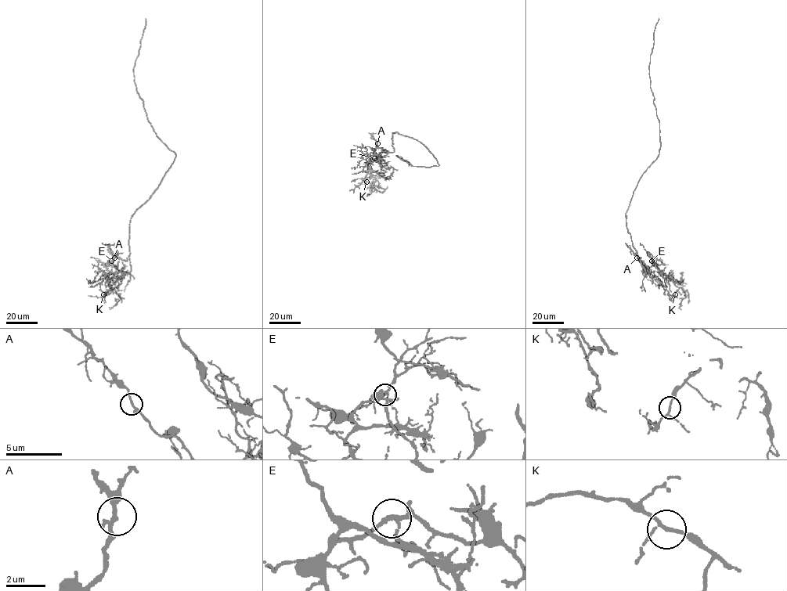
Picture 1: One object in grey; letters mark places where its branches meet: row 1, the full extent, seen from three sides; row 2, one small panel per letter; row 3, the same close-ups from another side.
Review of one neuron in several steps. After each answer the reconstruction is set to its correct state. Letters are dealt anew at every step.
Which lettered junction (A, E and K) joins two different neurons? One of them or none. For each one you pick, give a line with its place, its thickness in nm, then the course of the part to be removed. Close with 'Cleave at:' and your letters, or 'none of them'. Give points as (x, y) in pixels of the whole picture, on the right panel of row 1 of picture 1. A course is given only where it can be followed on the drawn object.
Cleave at: none of them

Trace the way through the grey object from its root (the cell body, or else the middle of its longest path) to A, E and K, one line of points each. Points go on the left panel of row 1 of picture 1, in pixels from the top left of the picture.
A: (155, 190), (131, 218), (128, 242), (130, 272), (117, 272), (112, 263), (114, 257)
E: (155, 190), (131, 218), (128, 242), (130, 272), (110, 272), (106, 267), (111, 261)
K: (155, 190), (131, 218), (131, 270), (128, 273), (105, 274), (103, 271), (113, 282), (103, 294)

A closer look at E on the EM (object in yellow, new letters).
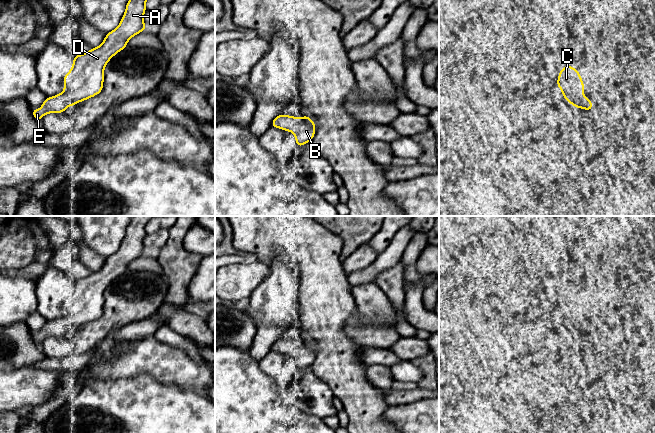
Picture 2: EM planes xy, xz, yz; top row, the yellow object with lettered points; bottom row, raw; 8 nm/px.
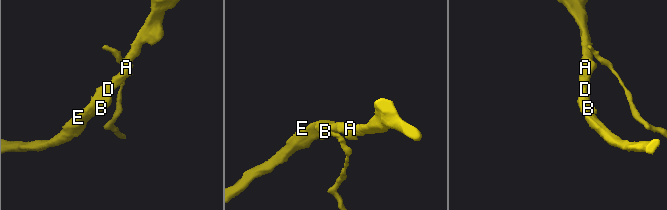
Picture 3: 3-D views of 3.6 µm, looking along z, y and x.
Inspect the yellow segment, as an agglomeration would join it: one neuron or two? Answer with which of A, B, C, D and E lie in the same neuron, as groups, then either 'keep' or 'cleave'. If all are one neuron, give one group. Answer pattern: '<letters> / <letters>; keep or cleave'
A B C D E; keep

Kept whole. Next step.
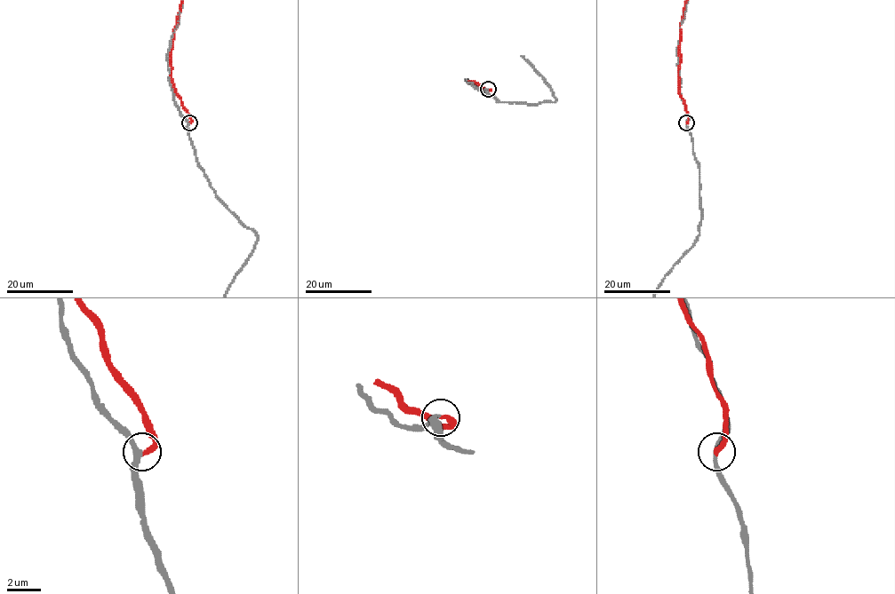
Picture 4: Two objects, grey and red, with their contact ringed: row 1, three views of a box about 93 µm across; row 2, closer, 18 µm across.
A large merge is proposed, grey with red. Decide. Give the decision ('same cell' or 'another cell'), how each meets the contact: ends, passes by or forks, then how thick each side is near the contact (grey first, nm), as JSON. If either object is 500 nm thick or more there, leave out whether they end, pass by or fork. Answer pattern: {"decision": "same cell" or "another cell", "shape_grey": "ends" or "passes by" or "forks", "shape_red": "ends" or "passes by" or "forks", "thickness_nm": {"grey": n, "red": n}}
{"decision": "another cell", "shape_grey": "passes by", "shape_red": "ends", "thickness_nm": {"grey": 280, "red": 320}}

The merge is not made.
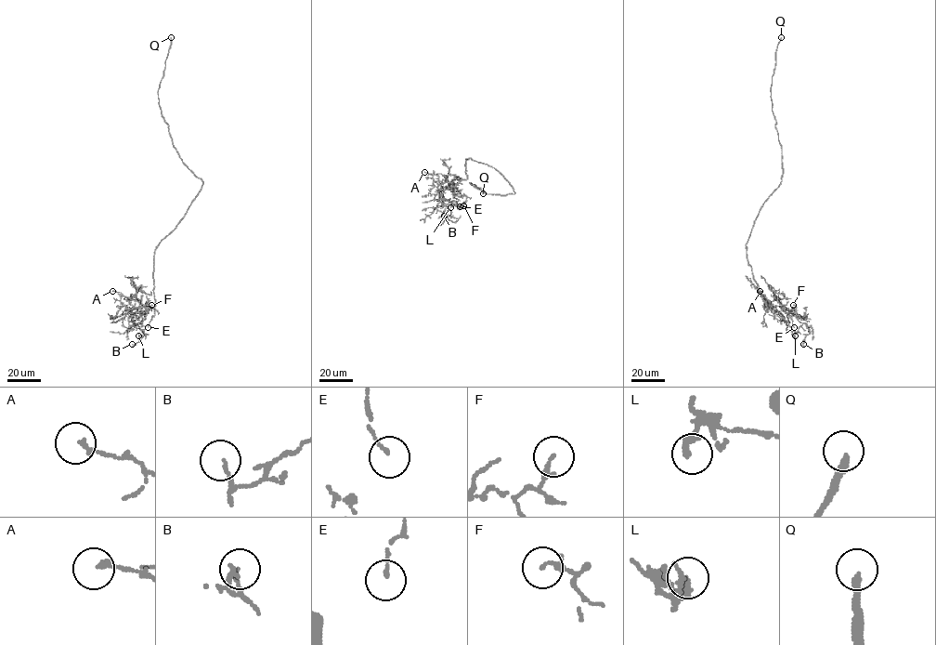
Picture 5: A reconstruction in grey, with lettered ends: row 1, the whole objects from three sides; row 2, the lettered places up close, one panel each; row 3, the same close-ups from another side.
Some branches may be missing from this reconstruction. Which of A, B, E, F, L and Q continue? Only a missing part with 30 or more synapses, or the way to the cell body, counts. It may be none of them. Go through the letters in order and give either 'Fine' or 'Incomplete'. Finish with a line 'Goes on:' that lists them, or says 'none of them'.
A: Fine
B: Fine
E: Fine
F: Fine
L: Fine
Q: Incomplete
Goes on: Q

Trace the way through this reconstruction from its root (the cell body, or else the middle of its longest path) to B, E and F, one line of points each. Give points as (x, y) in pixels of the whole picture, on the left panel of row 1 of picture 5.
B: (181, 220), (155, 250), (155, 306), (129, 309), (125, 306), (136, 316), (136, 326), (146, 335), (132, 344)
E: (181, 220), (155, 250), (155, 306), (134, 307), (129, 302), (138, 299), (154, 309), (155, 315), (148, 327)
F: (181, 220), (155, 250), (155, 306), (125, 307), (130, 312), (135, 313), (145, 312), (151, 305)

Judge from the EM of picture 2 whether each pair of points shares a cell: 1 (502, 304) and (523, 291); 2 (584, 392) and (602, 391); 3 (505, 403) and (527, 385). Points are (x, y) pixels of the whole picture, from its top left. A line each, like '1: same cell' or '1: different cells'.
1: same cell
2: same cell
3: different cells

